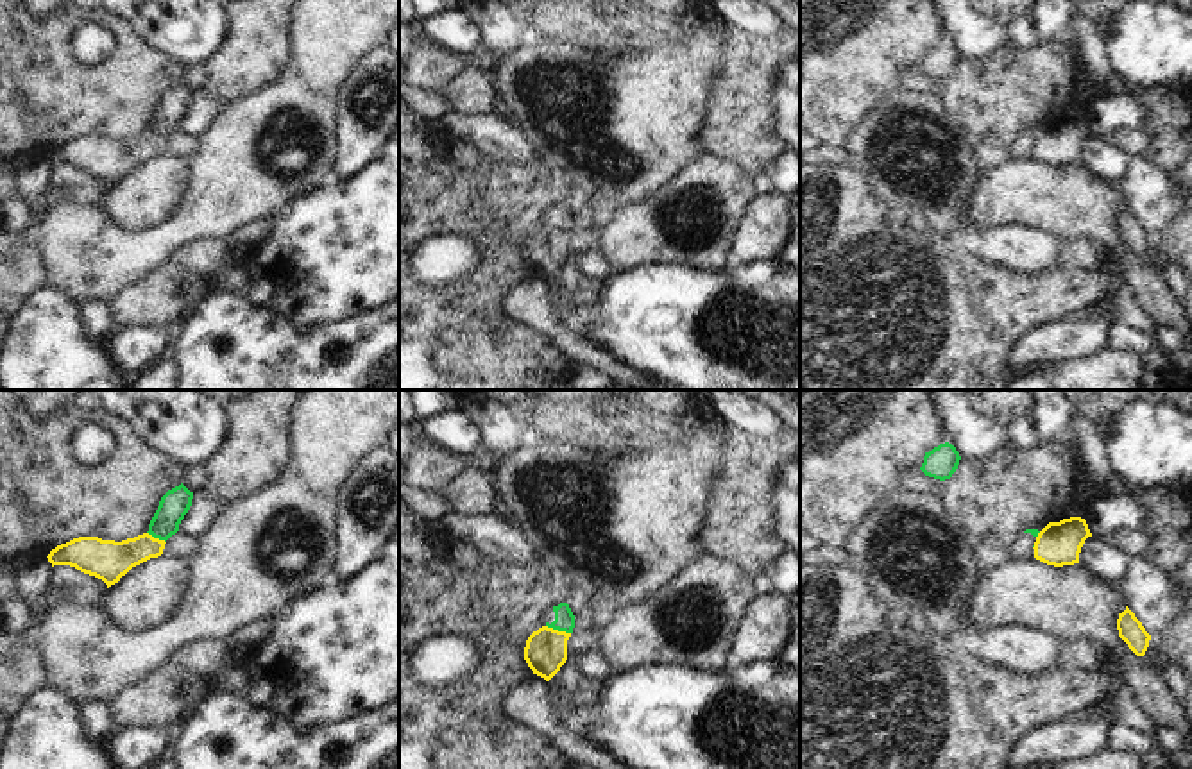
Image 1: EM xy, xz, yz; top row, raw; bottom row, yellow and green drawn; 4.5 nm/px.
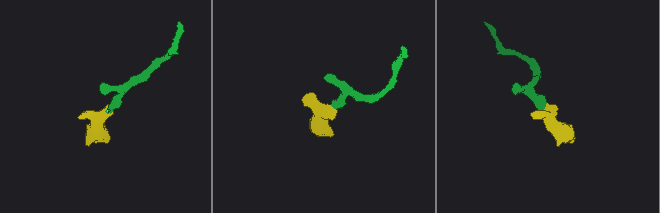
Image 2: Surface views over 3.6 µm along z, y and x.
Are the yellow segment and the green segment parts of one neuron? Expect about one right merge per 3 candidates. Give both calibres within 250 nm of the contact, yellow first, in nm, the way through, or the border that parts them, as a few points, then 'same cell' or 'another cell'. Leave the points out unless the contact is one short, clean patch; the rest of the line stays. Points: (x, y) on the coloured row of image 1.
calibres 190 and 100 nm; border xz (546, 625), (570, 633); another cell

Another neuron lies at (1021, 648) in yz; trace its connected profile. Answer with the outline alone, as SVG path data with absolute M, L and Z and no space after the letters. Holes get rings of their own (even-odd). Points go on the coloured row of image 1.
M1029 626L961 633L958 644L981 662L1040 676L1058 669L1061 640Z

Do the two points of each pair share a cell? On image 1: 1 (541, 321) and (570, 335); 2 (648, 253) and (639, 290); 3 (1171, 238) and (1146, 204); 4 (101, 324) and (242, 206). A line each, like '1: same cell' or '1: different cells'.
1: same cell
2: different cells
3: different cells
4: different cells

